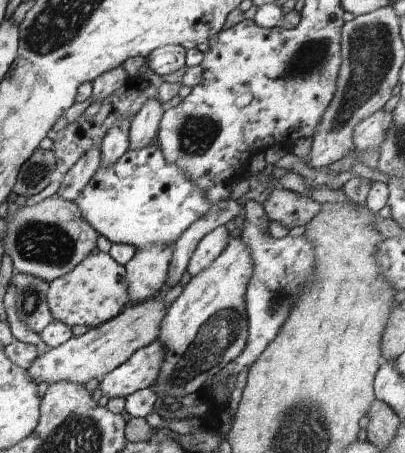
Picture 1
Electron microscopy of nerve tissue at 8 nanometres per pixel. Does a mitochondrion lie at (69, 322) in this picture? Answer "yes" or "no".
no

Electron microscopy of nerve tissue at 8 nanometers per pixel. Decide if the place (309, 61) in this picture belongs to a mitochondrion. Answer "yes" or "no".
yes

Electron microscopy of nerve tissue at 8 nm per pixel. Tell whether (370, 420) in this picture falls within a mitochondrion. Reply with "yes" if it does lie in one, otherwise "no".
no

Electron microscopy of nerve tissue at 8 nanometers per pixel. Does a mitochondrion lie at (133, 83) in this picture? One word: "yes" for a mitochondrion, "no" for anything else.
no

